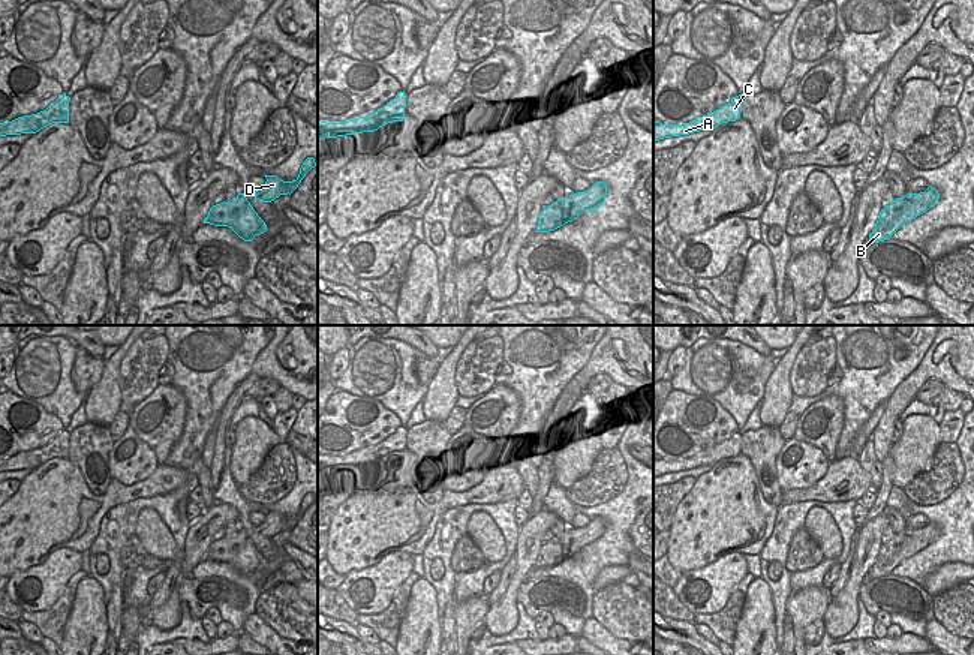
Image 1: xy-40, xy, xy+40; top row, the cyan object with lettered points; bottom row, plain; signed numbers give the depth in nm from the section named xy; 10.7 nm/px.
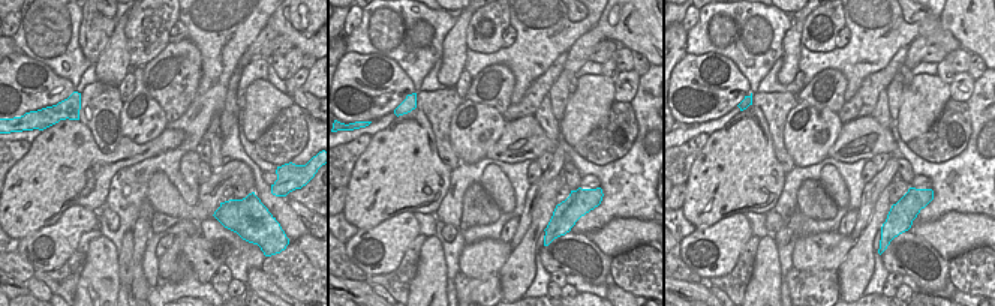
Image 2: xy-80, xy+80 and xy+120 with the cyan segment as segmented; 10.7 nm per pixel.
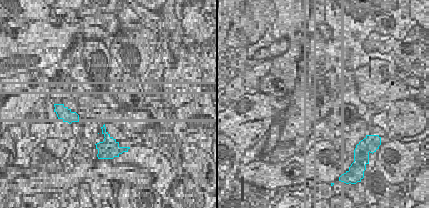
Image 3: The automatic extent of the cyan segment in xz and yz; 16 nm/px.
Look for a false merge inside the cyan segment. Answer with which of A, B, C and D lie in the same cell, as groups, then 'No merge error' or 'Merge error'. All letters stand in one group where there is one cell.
Groups: A C / B D. Merge error

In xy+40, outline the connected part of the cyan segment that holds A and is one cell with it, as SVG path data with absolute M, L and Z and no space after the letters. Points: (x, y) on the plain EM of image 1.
M742 430L733 433L730 439L721 442L719 445L707 451L698 453L689 459L667 462L659 457L653 457L653 477L715 465L722 459L739 456L740 448L742 448Z

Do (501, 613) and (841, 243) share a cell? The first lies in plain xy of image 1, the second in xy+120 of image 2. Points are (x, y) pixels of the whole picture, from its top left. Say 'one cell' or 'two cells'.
two cells

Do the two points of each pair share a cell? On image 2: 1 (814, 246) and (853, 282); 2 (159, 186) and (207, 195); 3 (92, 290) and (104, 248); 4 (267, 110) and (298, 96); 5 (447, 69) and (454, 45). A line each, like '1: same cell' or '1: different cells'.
1: different cells
2: same cell
3: same cell
4: different cells
5: same cell

